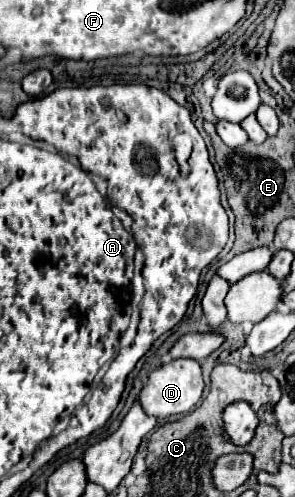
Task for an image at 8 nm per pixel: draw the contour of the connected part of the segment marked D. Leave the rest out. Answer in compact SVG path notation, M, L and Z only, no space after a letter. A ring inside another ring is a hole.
M177 359L171 363L161 365L159 369L151 371L147 387L139 395L139 403L147 415L153 417L171 417L171 415L185 415L189 413L203 393L203 377L201 365L195 359Z

